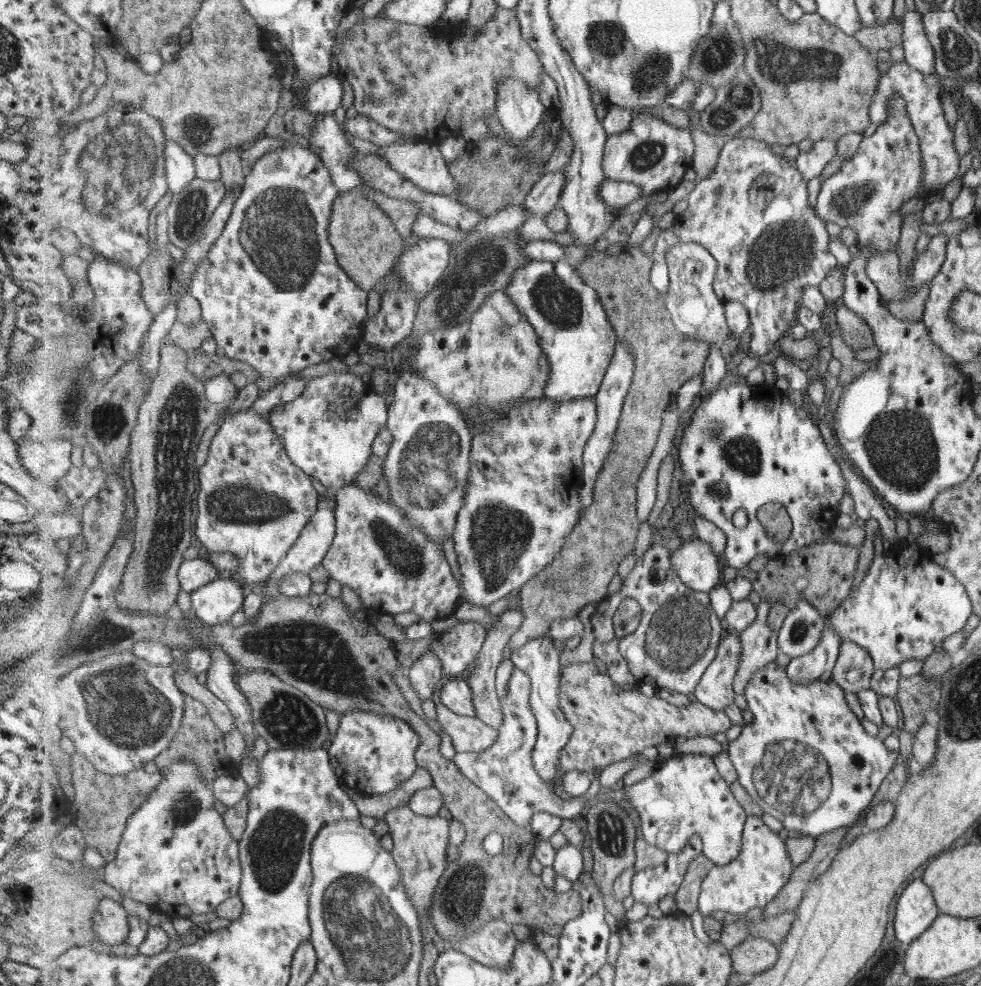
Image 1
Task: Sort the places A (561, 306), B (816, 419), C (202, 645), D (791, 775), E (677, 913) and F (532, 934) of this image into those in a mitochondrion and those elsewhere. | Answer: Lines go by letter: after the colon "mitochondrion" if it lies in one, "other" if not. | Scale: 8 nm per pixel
A: mitochondrion
B: other
C: other
D: mitochondrion
E: other
F: other

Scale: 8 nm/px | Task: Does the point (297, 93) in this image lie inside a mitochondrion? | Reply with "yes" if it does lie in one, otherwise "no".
no

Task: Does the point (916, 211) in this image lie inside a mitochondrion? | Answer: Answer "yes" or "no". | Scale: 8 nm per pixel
no

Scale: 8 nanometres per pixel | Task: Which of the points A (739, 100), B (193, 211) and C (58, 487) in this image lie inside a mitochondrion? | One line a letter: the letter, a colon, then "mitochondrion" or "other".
A: mitochondrion
B: mitochondrion
C: other

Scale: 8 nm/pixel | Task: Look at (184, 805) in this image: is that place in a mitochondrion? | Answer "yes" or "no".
yes

